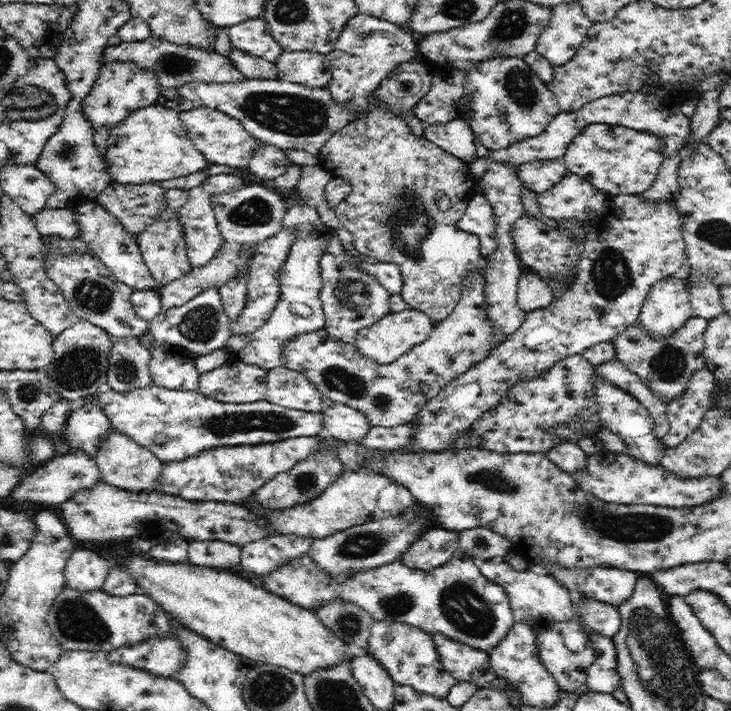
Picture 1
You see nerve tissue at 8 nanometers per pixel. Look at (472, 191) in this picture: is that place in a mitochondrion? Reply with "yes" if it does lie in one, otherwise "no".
no

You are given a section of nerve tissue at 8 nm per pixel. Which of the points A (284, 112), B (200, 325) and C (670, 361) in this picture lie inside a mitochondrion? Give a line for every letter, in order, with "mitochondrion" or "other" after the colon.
A: mitochondrion
B: mitochondrion
C: mitochondrion

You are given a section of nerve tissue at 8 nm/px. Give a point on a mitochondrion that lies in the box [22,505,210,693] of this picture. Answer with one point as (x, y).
(77, 621)

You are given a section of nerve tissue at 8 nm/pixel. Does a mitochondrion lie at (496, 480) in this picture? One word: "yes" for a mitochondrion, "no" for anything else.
yes

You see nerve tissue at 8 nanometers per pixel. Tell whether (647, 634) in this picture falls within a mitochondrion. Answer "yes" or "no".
yes

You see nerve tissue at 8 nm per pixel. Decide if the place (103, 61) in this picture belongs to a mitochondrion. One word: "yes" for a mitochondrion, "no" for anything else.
no

